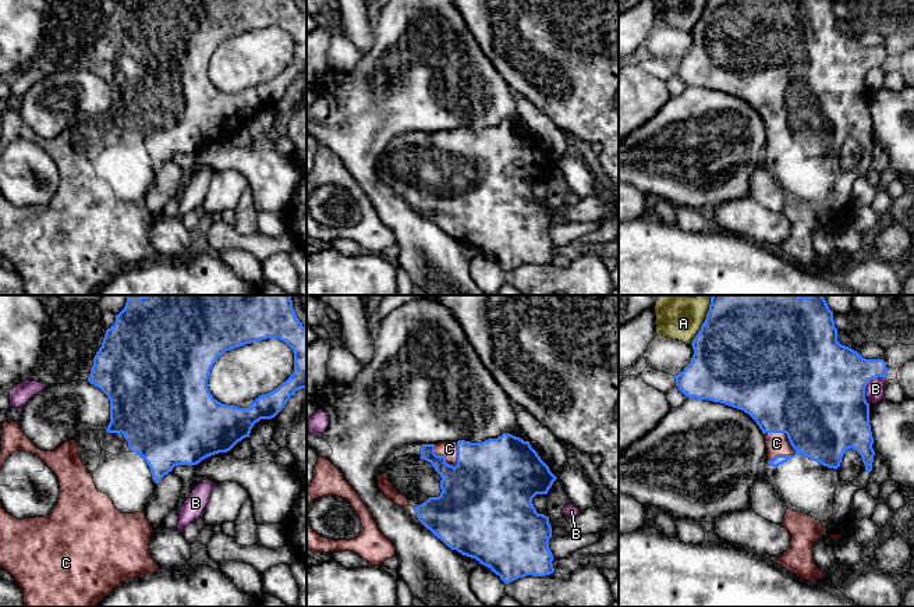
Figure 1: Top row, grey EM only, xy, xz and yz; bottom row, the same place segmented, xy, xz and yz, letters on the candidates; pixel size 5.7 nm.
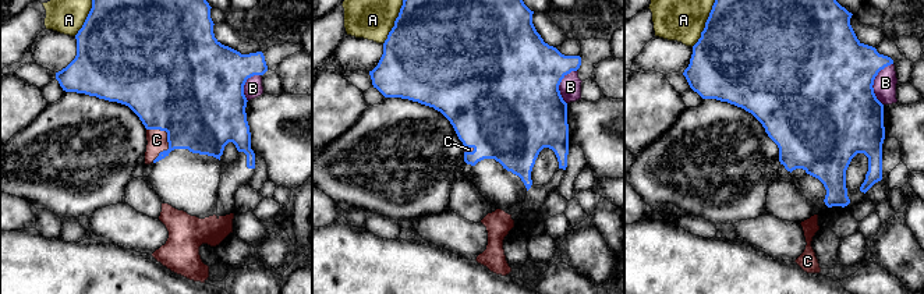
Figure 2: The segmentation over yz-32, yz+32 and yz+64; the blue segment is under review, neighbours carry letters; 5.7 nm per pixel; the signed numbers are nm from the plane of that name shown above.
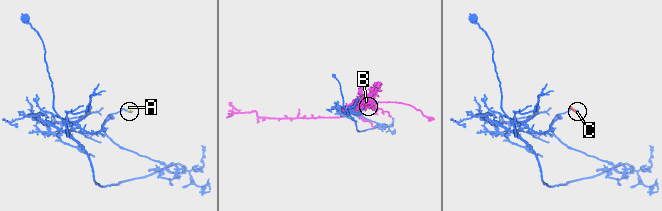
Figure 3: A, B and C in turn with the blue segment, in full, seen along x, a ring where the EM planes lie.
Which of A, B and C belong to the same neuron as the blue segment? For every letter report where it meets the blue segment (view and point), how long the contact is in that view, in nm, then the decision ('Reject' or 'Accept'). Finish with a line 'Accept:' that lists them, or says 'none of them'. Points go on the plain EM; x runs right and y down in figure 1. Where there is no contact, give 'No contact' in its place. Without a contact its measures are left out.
A: Touches blue at yz (701, 16). Shared border 220 nm. Reject
B: Touches blue at yz (865, 74). Shared border 190 nm. Reject
C: Touches blue at yz (785, 120). Shared border 220 nm. Accept
Accept: C

